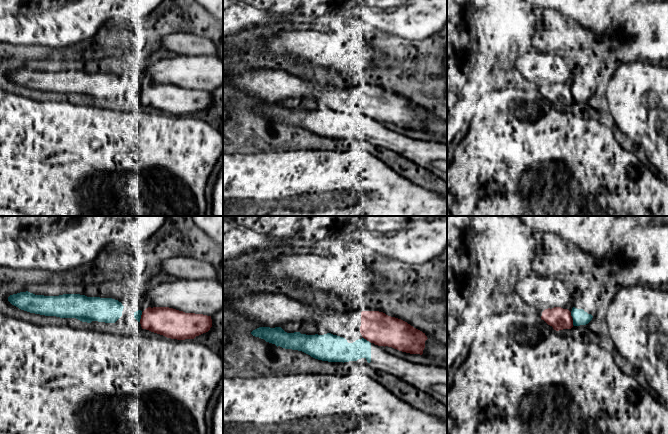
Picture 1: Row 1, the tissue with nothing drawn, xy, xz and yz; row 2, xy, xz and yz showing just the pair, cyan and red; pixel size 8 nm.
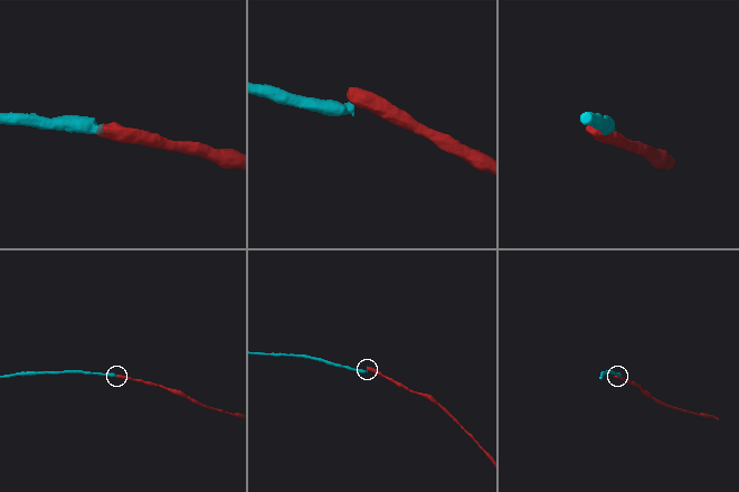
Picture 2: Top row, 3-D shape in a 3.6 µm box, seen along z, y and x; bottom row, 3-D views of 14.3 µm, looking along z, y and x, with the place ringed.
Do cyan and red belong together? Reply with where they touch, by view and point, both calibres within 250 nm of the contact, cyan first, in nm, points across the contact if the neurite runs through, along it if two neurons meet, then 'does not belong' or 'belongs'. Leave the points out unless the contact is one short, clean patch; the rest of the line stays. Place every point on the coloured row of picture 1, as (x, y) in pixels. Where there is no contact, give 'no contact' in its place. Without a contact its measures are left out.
contact xy (140, 317); calibres 60 and 240 nm; does not belong

